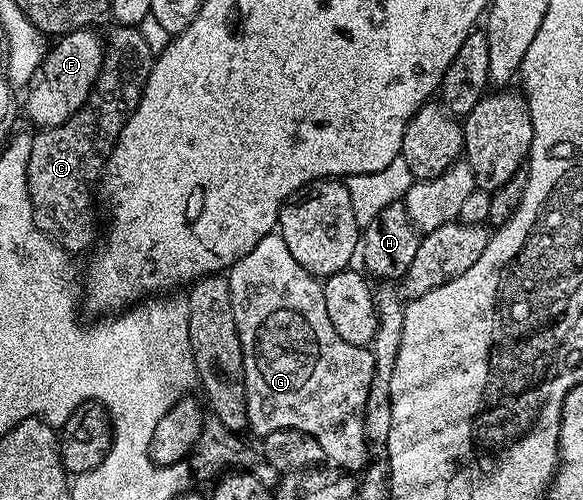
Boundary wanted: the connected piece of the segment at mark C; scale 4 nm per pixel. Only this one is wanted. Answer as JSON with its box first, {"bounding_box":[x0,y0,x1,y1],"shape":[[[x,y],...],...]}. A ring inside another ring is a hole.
{"bounding_box":[27,25,153,253],"shape":[[[115,25],[112,28],[112,31],[105,35],[103,64],[85,105],[77,109],[77,113],[73,113],[69,121],[40,130],[39,136],[36,134],[31,141],[27,188],[31,198],[31,208],[35,214],[35,224],[41,233],[48,235],[68,253],[83,251],[96,242],[97,231],[95,235],[95,227],[91,224],[95,219],[95,211],[91,208],[91,186],[94,183],[96,186],[100,182],[103,164],[111,156],[115,138],[119,136],[132,109],[139,104],[139,99],[143,96],[143,87],[147,84],[153,62],[153,53],[145,42],[145,37],[141,37],[138,26]]]}

